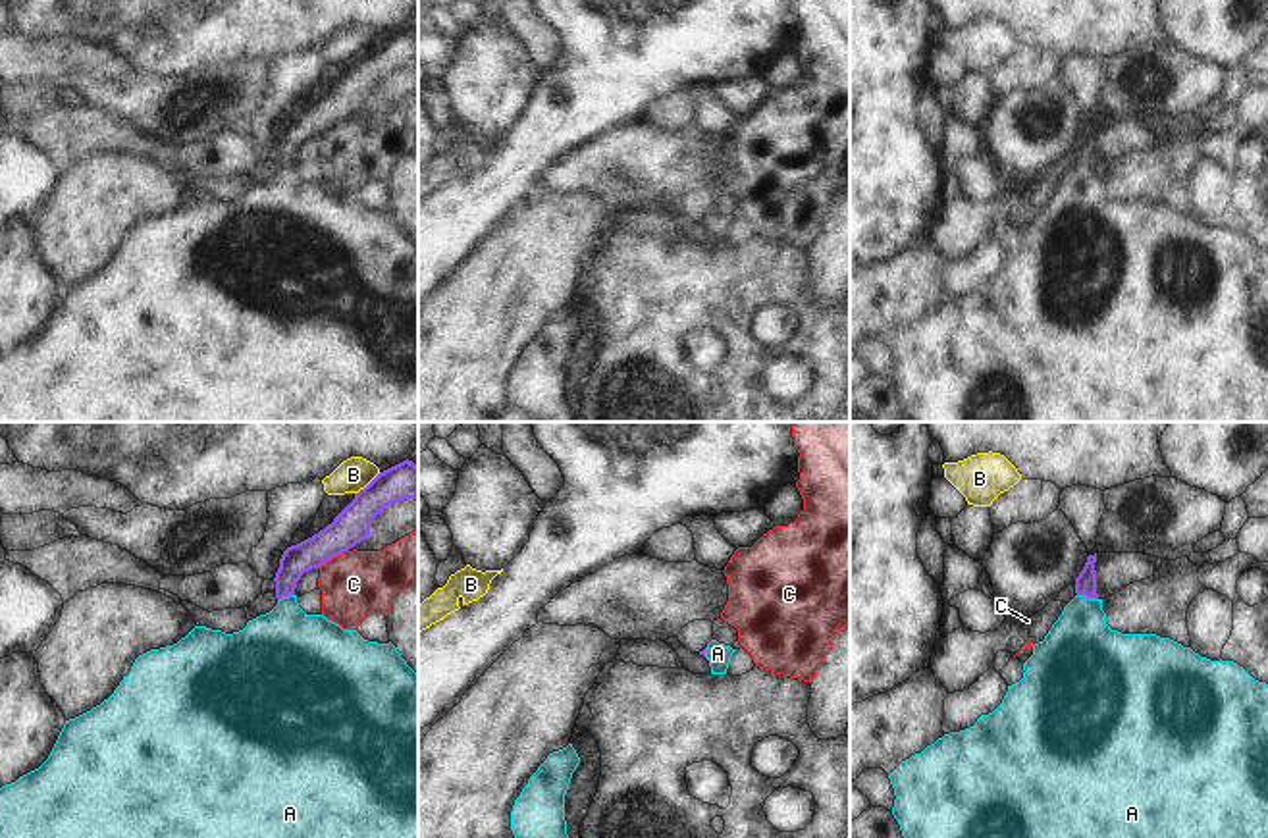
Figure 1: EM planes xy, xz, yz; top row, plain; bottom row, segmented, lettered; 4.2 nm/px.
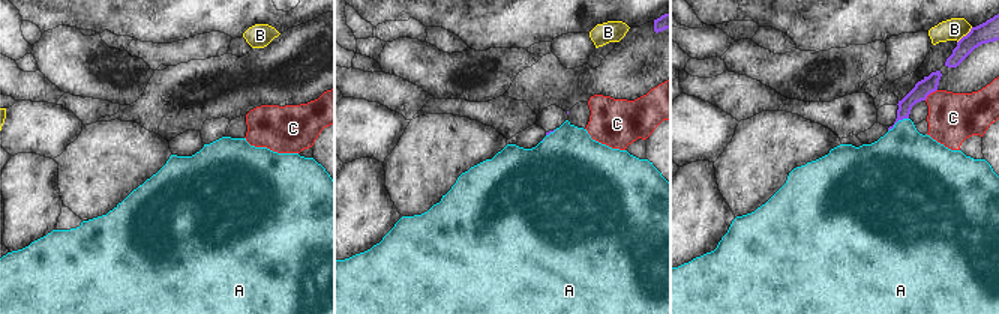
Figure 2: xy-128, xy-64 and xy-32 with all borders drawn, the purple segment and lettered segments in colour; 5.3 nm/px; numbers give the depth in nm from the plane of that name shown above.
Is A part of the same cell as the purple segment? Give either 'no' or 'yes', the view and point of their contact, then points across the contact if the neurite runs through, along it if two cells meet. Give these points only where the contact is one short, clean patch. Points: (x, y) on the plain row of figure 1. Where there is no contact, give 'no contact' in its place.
yes; contact yz (1087, 164); way yz (1085, 153), (1087, 164), (1082, 193), (1082, 224)

